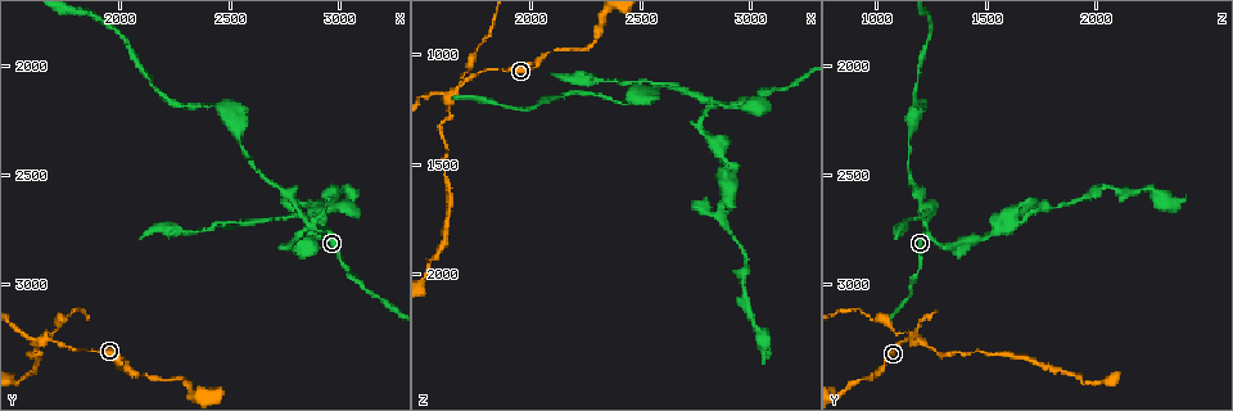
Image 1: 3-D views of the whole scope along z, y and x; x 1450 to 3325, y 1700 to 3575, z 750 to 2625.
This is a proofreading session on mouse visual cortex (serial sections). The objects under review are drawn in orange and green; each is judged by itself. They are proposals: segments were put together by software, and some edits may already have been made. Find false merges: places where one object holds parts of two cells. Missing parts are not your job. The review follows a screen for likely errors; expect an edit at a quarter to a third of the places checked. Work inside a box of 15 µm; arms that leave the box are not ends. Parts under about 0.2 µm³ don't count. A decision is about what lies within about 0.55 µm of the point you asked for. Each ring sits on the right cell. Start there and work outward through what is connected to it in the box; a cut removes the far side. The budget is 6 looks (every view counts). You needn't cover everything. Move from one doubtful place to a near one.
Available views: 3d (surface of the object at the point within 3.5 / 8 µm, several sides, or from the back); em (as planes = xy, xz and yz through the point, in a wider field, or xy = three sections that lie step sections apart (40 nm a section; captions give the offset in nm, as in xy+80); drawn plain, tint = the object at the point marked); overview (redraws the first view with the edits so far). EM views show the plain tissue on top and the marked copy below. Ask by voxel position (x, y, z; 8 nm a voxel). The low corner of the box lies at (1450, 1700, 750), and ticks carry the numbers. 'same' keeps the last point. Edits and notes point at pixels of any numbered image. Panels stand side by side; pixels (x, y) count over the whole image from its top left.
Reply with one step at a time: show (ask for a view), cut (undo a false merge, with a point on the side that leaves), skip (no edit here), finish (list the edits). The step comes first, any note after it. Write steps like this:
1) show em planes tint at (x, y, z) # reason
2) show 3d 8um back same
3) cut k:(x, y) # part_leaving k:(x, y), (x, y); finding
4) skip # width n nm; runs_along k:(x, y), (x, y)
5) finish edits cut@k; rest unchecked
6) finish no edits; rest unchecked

show 3d 3.5um at (1670, 3240, 1170)

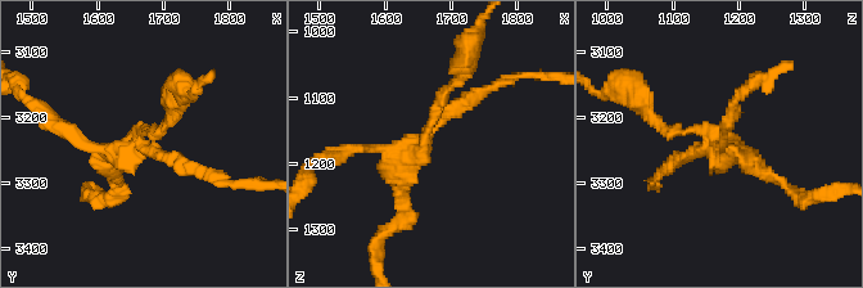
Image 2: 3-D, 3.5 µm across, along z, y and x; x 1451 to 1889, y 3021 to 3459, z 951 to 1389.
show em xy step 3 tint at (1660, 3245, 1160) # arms 4; arm_widths 150, 150, 200, 200 nm

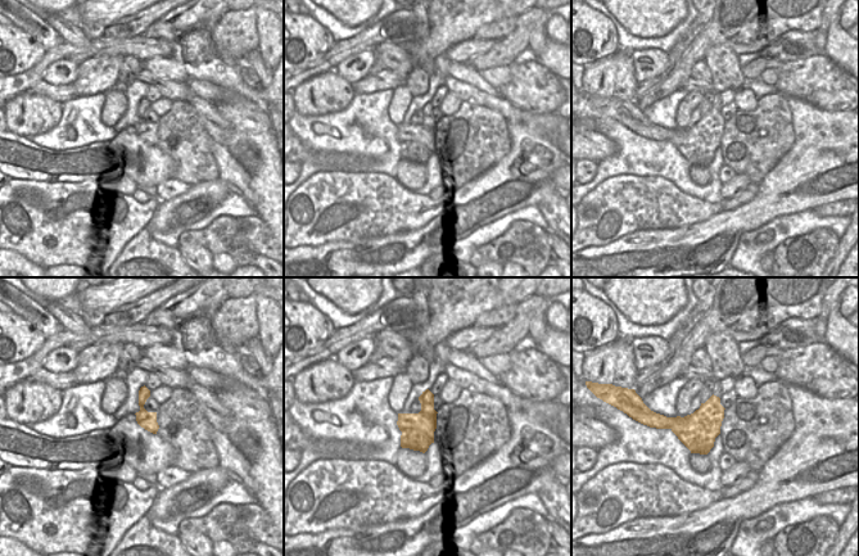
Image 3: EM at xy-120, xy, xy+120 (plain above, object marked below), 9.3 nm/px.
cut 2:(407, 208) # width 320 nm; part_leaving 2:(419, 145), (398, 171), (407, 217), (379, 237); a second cell is stuck on

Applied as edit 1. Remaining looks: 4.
show overview

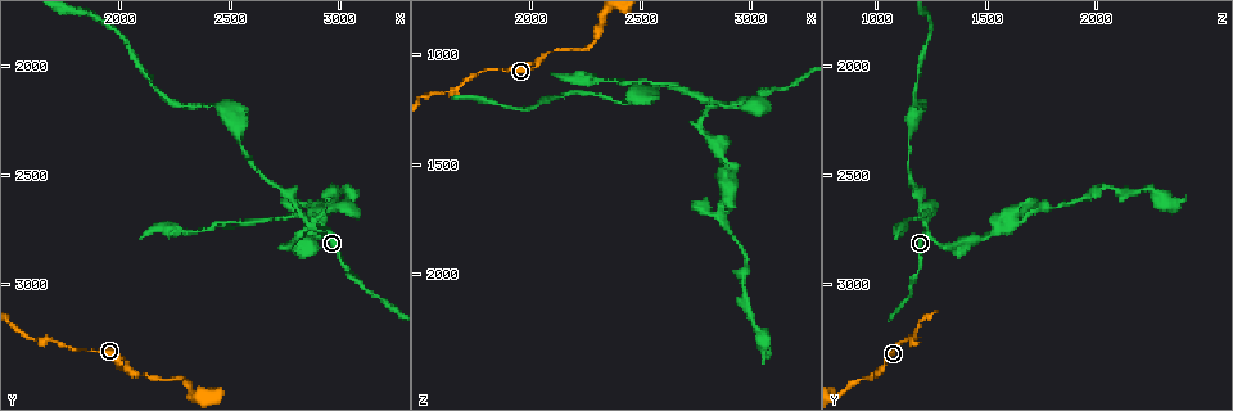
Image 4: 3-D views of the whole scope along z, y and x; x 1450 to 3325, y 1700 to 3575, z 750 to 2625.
show 3d 3.5um at (2870, 2730, 1220) # sharp bend

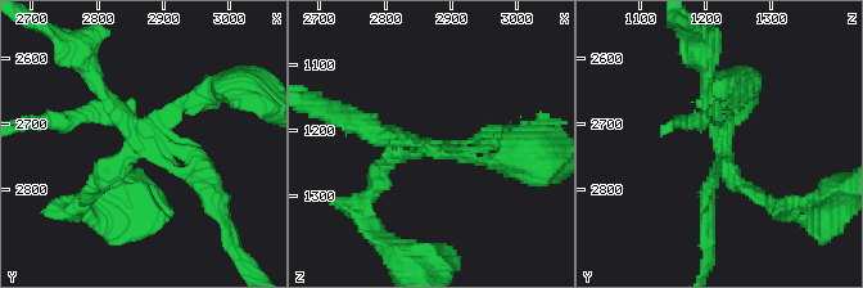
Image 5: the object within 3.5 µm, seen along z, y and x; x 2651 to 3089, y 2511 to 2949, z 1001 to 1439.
show em planes tint at (2865, 2725, 1230) # arms 4; arm_widths 150, 150, 150, 200 nm; now the EM

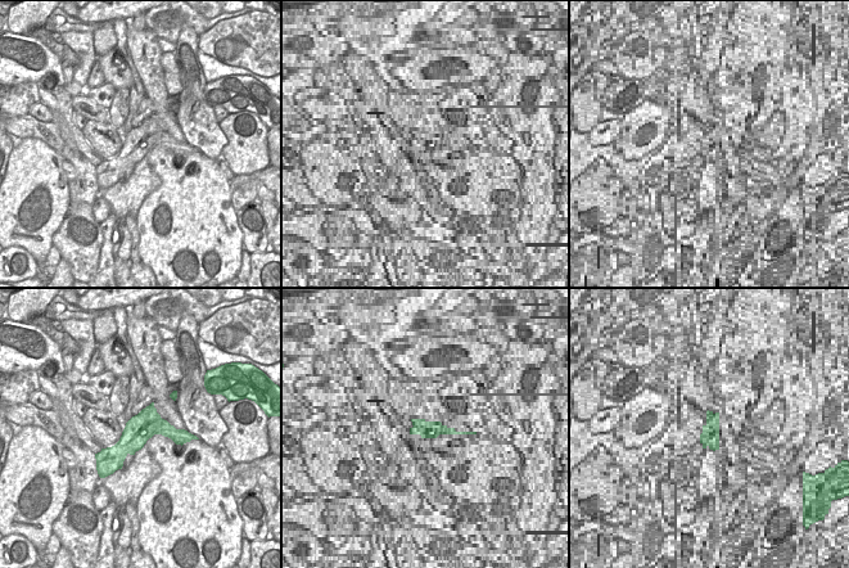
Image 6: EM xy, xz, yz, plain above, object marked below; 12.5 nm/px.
cut 5:(726, 174) # part_leaving 5:(723, 139), (730, 175), (782, 210); a second cell is stuck on

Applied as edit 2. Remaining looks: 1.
finish edits cut@2, cut@5; rest unchecked

